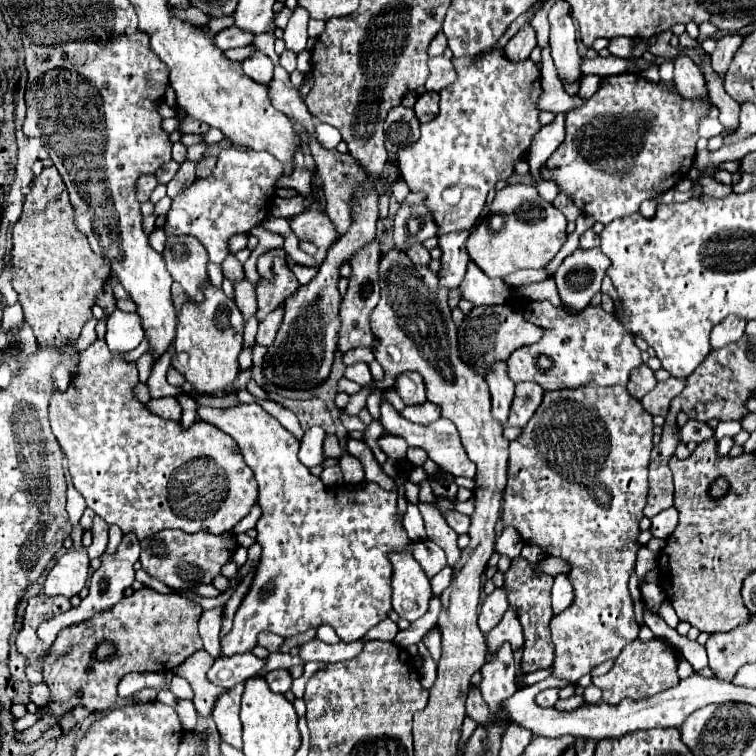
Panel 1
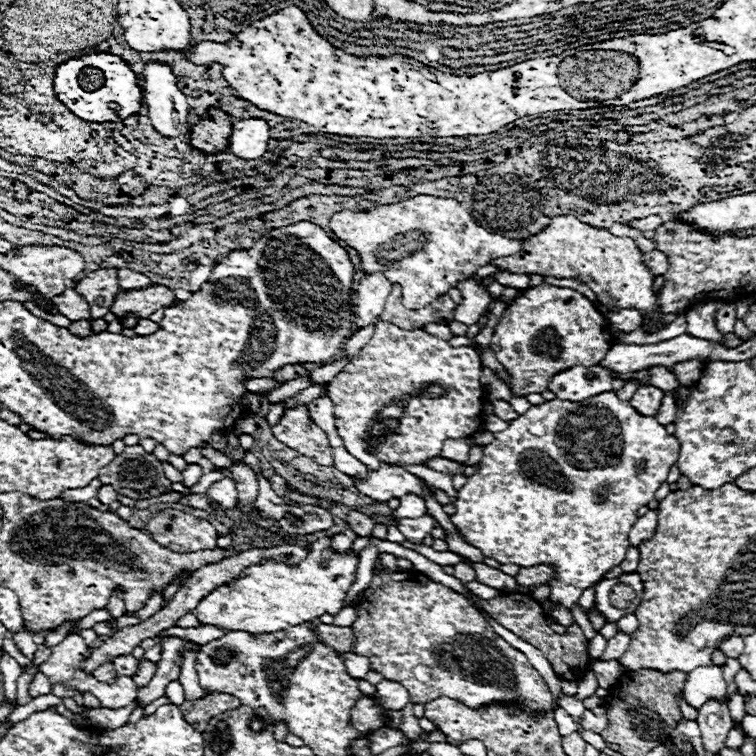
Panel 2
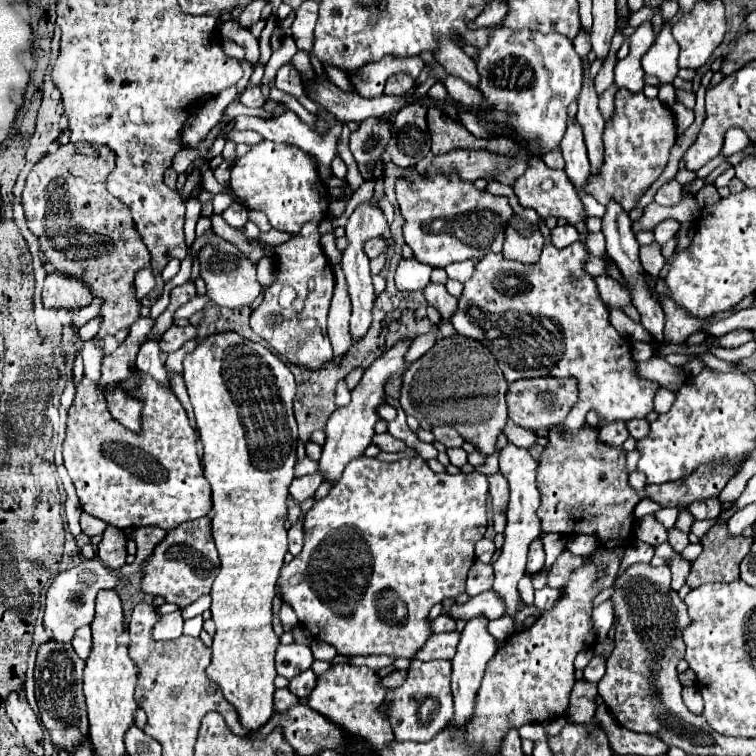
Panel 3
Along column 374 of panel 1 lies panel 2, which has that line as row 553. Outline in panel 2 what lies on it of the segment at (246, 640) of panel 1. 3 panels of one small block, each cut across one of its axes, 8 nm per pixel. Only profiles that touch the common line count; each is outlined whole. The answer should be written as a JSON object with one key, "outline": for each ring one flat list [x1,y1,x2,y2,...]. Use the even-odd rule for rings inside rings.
{"outline":[[604,392,584,402,546,400,508,422,508,428,484,446,478,472,458,492,456,512,450,522,470,546,500,564,556,566,556,578,548,584,552,588,550,600,570,608,578,602,582,590,624,560,630,546,628,530,638,518,636,510,654,500,654,492,666,482,678,452,680,442,676,436,668,434,654,416,642,416,628,402,620,402,614,392]]}

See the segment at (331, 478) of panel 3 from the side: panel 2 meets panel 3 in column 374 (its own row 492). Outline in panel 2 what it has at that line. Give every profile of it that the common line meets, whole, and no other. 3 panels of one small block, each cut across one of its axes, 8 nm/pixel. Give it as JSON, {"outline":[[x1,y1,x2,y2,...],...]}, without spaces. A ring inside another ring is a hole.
{"outline":[[380,464,378,470,368,470,368,480,356,480,352,478,358,492,364,496,370,496,378,502,388,502,390,498,402,498,404,494,416,494,424,496,424,490,436,492,436,488,430,488,422,478,406,472,400,466]]}

